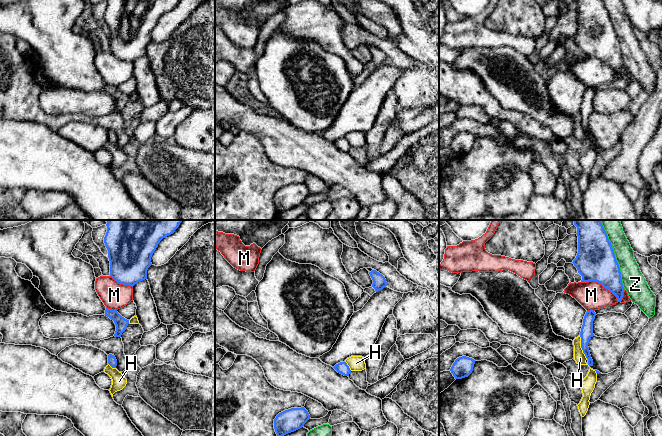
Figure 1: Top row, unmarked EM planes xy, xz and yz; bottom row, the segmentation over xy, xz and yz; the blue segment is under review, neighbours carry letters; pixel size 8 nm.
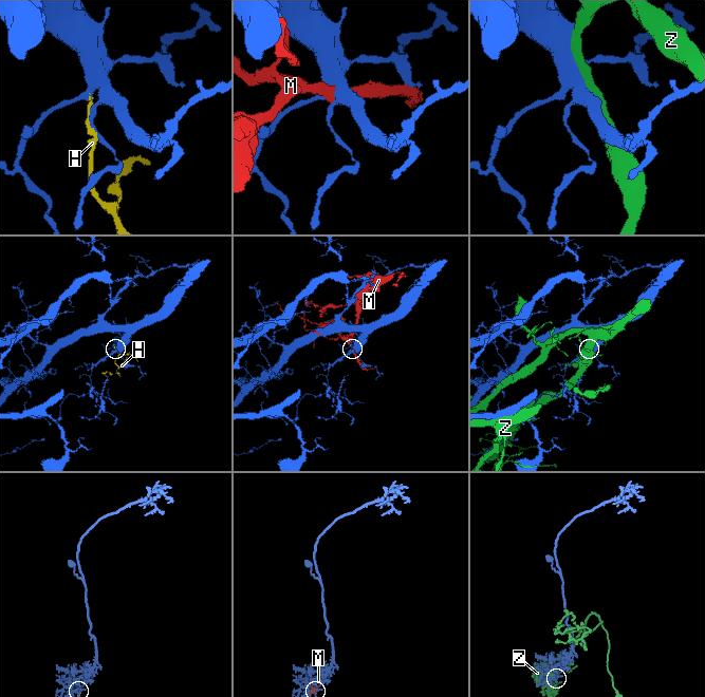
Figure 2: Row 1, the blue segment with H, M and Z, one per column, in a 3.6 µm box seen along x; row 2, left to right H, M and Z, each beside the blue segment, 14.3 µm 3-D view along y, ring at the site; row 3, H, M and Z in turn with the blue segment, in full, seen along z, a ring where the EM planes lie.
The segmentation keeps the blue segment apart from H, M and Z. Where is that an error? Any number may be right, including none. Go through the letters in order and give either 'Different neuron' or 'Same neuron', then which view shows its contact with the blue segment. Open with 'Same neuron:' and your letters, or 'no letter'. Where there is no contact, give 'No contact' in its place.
Same neuron: H
H: Same neuron. Touches blue in yz
M: Different neuron. Touches blue in yz
Z: Different neuron. Touches blue in yz

